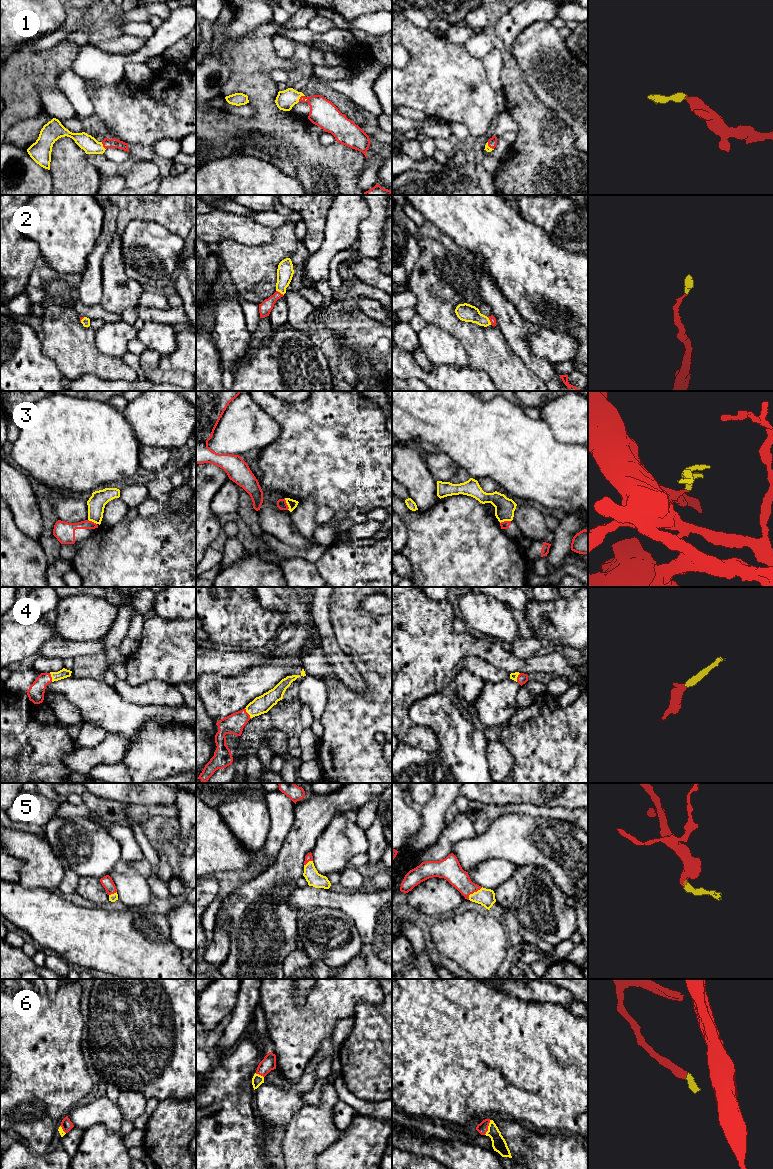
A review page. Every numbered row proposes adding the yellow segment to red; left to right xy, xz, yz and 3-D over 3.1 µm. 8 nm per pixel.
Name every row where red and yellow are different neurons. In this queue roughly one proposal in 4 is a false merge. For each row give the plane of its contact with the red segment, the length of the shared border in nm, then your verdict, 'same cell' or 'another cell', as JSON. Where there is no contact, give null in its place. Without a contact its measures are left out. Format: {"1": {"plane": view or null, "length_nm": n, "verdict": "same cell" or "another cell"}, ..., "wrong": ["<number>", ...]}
{"1": {"plane": "xz", "length_nm": 80, "verdict": "same cell"}, "2": {"plane": "xz", "length_nm": 80, "verdict": "same cell"}, "3": {"plane": "xz", "length_nm": 100, "verdict": "another cell"}, "4": {"plane": "xz", "length_nm": 100, "verdict": "same cell"}, "5": {"plane": "yz", "length_nm": 160, "verdict": "same cell"}, "6": {"plane": "yz", "length_nm": 130, "verdict": "same cell"}, "wrong": ["3"]}

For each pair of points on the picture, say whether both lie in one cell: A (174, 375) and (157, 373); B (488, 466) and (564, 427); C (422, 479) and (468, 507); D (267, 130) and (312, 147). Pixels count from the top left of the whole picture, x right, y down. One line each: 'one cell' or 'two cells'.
A: one cell
B: two cells
C: two cells
D: one cell

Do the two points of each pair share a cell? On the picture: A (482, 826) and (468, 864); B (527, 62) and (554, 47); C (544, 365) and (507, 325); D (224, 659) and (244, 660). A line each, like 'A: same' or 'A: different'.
A: different
B: same
C: same
D: same

